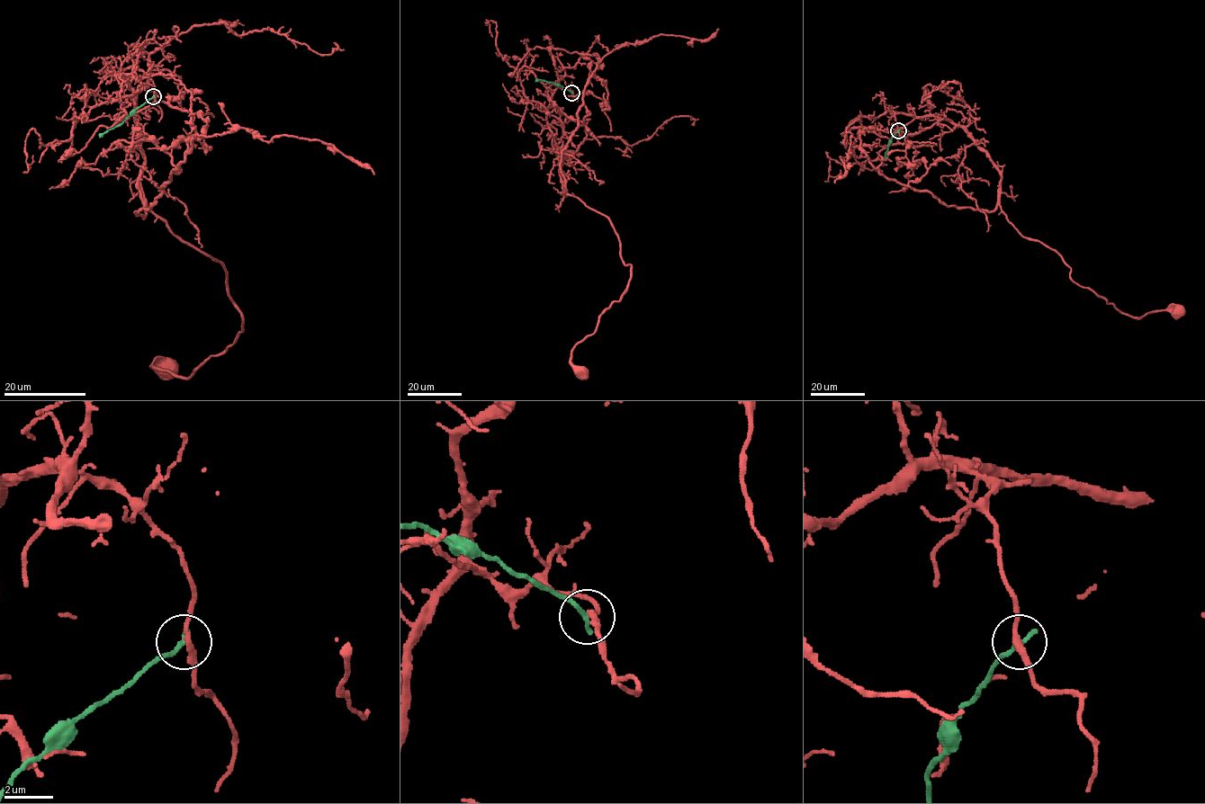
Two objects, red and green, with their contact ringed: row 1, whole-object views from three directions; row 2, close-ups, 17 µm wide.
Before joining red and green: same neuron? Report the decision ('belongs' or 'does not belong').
does not belong

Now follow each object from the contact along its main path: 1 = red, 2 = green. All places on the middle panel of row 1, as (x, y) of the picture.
1: (571, 93), (559, 86), (547, 110), (562, 194), (607, 218), (631, 267), (623, 296), (571, 352), (581, 372)
2: (571, 93), (553, 83), (535, 81)

